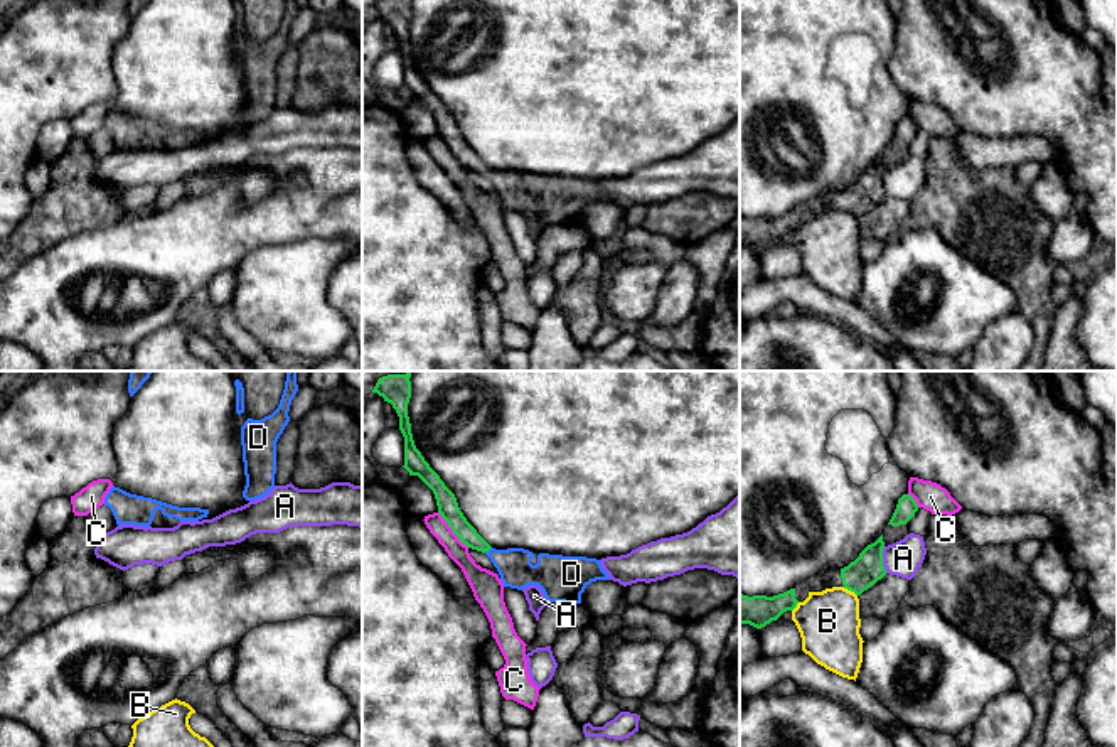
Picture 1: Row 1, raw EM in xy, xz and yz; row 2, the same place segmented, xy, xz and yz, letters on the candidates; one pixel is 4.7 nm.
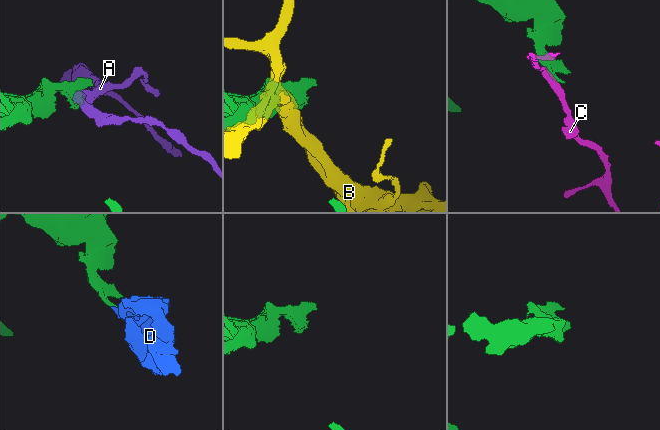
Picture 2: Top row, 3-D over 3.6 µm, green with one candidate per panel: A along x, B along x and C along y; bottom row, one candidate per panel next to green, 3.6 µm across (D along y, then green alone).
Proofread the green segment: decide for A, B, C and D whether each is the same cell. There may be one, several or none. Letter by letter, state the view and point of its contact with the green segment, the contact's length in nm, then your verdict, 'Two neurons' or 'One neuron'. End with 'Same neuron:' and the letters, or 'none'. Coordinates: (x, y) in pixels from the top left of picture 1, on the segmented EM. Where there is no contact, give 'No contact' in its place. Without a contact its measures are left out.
A: Touches green at yz (881, 560). Shared border 130 nm. Two neurons
B: Touches green at yz (849, 589). Shared border 80 nm. Two neurons
C: Touches green at xz (452, 530). Shared border 220 nm. Two neurons
D: Touches green at xz (487, 550). Shared border 50 nm. One neuron
Same neuron: D

